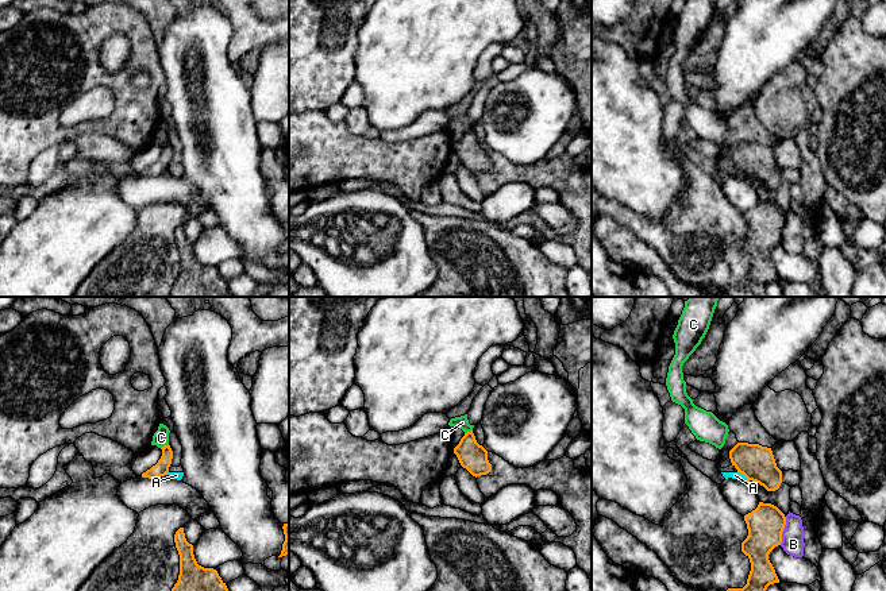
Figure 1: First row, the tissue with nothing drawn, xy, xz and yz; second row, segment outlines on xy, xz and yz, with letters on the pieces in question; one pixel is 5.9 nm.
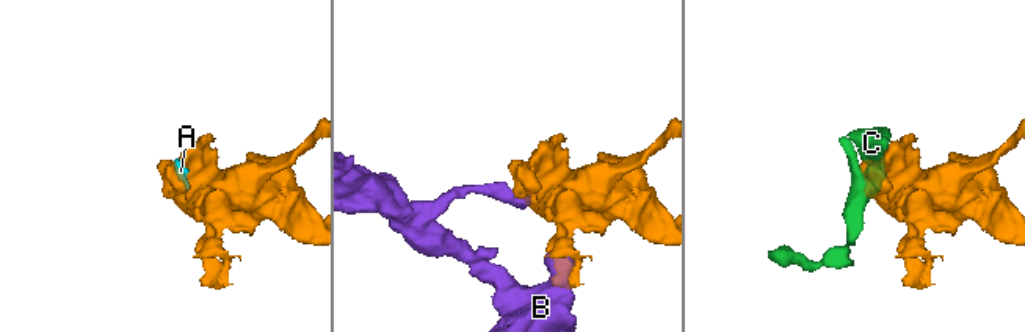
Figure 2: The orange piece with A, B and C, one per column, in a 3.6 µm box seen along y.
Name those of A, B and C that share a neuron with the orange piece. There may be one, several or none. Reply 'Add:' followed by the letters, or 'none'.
Add: none

